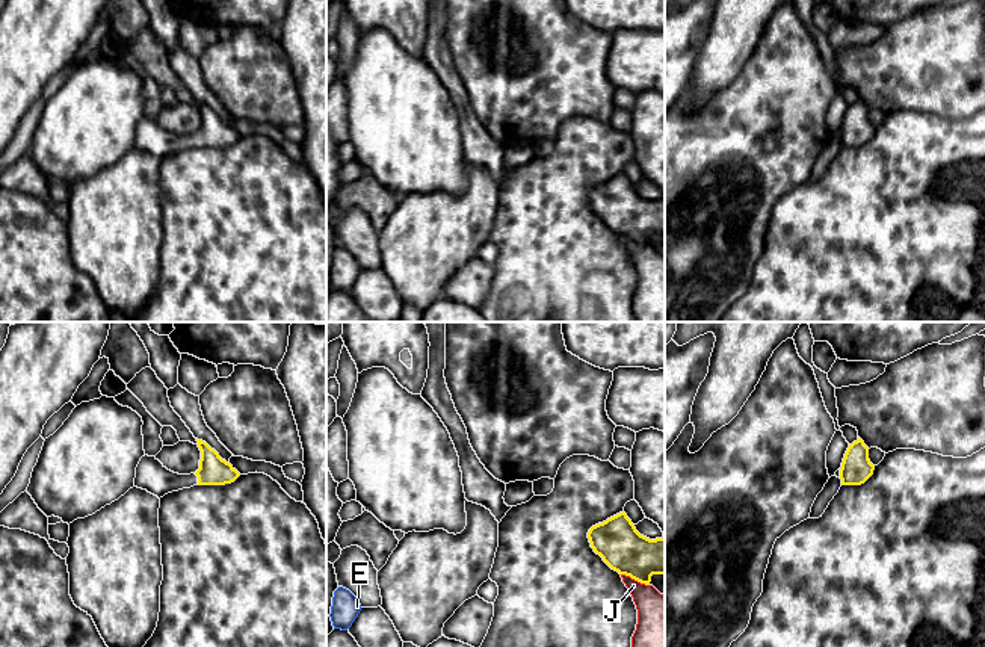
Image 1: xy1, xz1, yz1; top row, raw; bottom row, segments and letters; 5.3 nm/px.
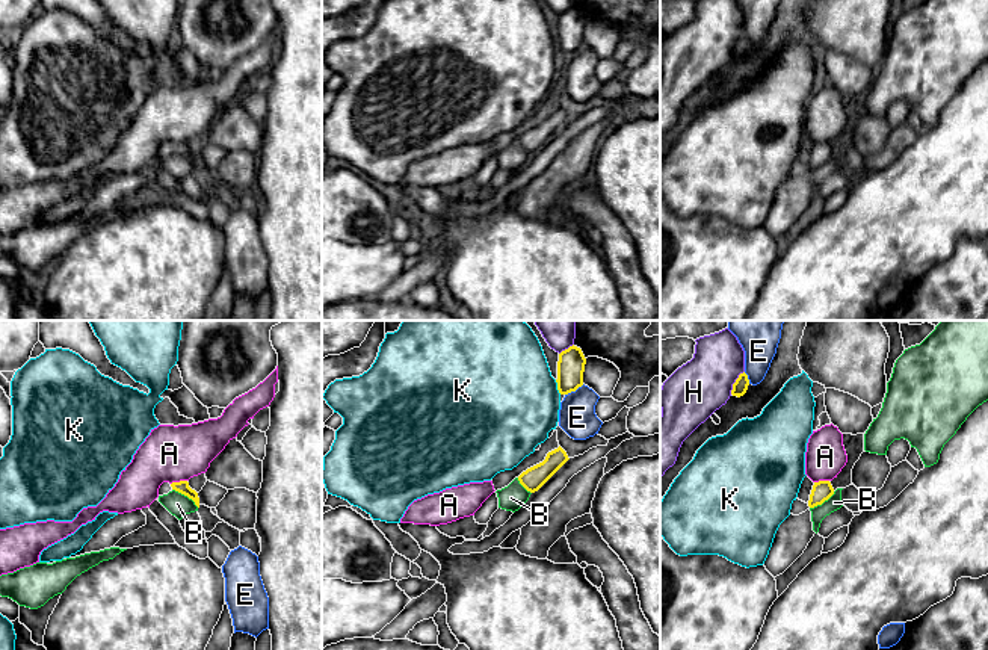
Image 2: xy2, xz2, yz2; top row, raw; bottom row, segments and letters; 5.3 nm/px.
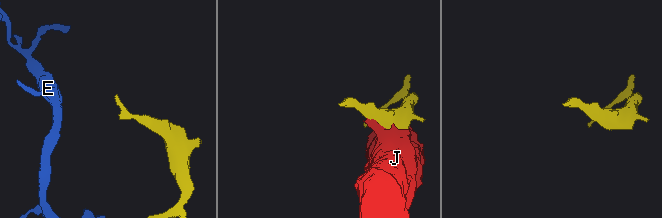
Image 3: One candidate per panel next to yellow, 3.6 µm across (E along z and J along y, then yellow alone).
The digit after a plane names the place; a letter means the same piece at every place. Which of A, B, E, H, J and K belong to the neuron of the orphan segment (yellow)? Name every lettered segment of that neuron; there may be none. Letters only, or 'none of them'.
none of them

